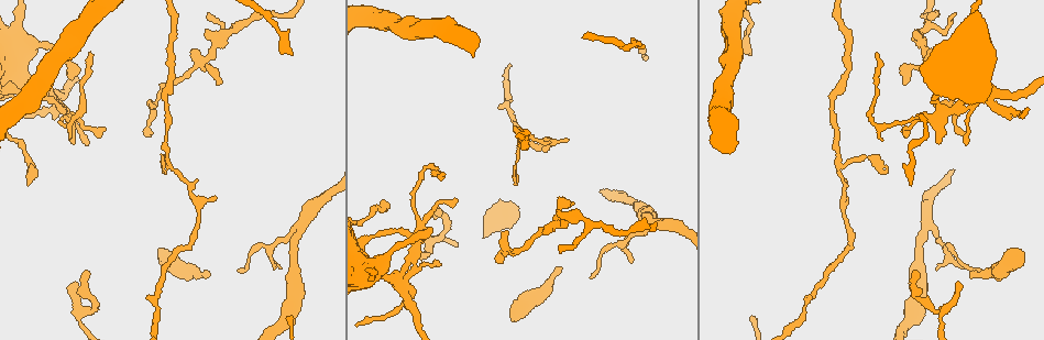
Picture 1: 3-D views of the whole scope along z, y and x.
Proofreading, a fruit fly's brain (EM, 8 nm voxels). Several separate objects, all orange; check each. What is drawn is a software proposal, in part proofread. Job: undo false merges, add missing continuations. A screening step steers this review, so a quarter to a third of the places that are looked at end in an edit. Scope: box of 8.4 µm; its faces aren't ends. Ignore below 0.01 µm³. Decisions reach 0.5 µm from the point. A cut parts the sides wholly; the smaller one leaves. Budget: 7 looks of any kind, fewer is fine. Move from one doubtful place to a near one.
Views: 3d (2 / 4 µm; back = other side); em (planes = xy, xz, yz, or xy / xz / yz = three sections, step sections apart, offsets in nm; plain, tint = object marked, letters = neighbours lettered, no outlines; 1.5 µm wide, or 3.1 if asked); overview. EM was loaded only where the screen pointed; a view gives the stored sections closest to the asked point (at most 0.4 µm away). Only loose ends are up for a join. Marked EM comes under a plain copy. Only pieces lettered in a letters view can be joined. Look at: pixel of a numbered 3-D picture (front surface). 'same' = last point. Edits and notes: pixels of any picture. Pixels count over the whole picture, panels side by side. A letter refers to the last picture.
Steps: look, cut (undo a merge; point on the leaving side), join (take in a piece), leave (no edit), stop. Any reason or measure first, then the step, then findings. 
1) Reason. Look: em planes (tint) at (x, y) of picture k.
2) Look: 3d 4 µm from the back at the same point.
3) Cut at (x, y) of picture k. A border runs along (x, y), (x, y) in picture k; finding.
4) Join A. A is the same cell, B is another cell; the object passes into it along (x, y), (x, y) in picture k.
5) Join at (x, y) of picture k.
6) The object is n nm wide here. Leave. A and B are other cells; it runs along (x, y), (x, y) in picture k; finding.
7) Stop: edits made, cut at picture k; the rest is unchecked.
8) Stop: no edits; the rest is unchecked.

A fork. Look: 3d 2 µm from the back at (933, 117) of picture 1.

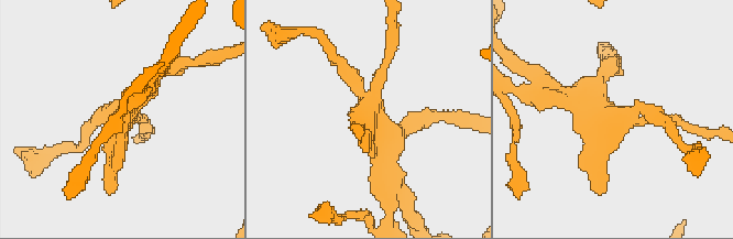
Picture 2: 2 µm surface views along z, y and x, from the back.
Look: em yz step 8 (tint) at (125, 116) of picture 2.

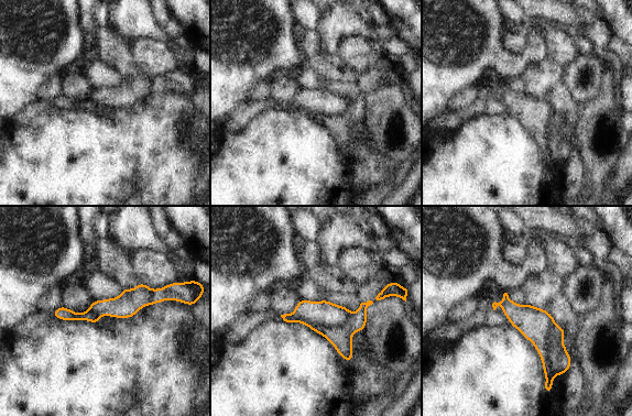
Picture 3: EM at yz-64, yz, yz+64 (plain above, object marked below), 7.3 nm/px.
Another direction. Look: em planes (letters) at the same point.

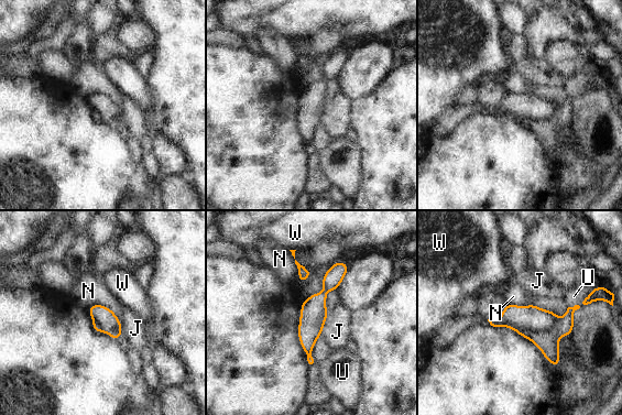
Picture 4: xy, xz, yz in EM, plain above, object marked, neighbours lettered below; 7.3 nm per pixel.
Cut at (531, 317) of picture 4. J, N, U and W are other cells; a border runs along (558, 318), (543, 331), (515, 330) in picture 4; a second cell is stuck on.

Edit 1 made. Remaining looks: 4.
Look: overview.

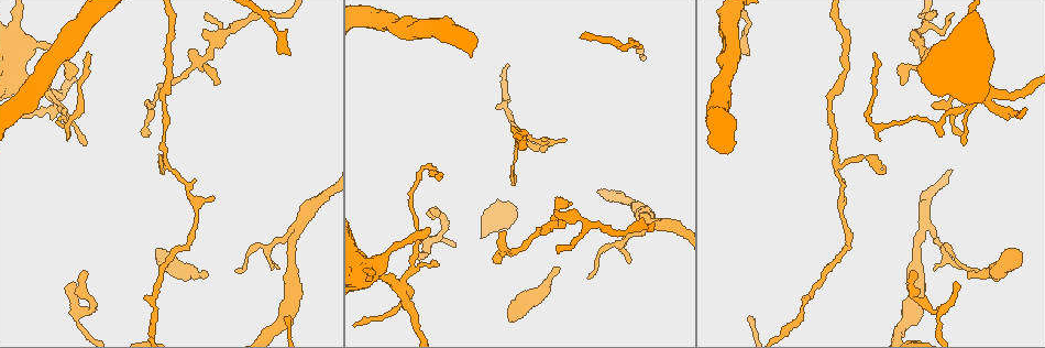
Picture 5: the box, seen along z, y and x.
Look: 3d 4 µm at (557, 267) of picture 5.

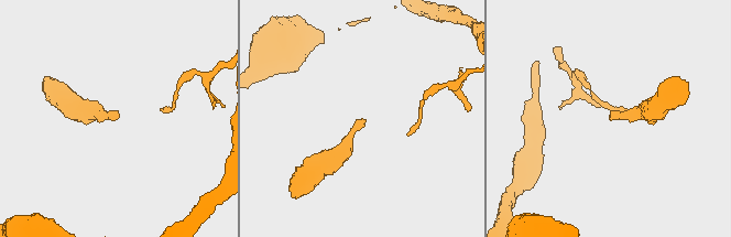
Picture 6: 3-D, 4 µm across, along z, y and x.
Look: em xy step 8 (letters) at (116, 119) of picture 6.

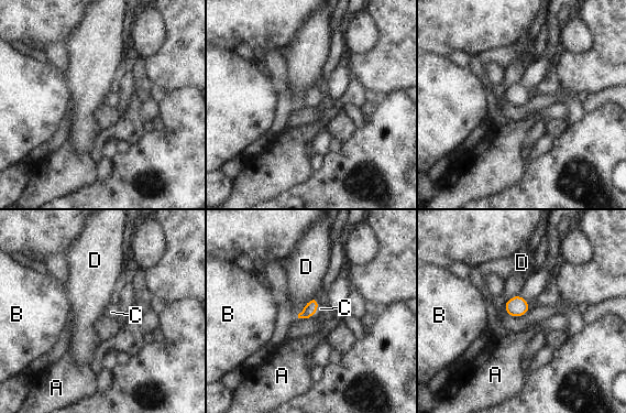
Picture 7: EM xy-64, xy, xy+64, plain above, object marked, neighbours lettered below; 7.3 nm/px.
Look: em planes (letters) at the same point.

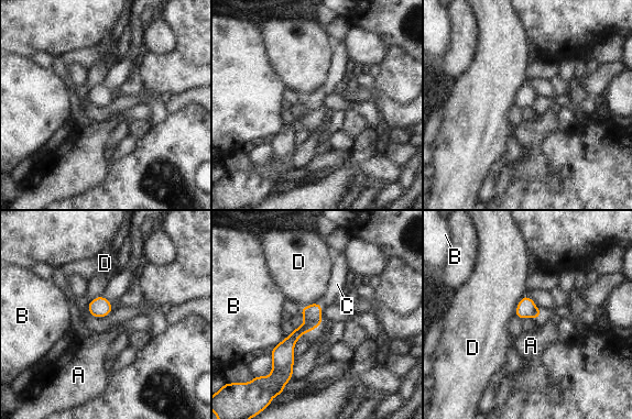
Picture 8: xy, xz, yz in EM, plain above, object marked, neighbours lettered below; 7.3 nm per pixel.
The longest contact is with D, 180 nm. Join C. C is the same cell, A, B and D are other cells; the object passes into it along (312, 313), (319, 305), (337, 284) in picture 8; it goes on there.

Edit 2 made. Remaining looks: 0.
Stop: edits made, cut at picture 4, join at picture 8; the rest is unchecked.

